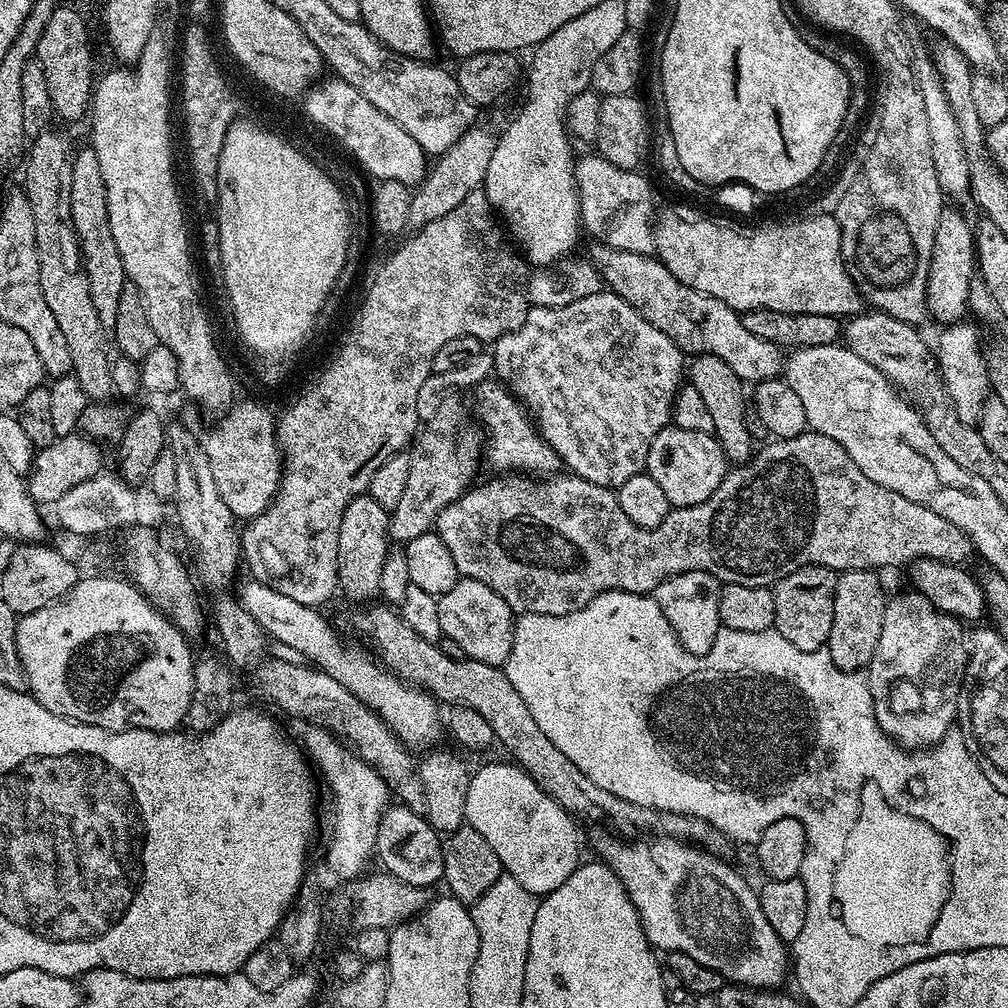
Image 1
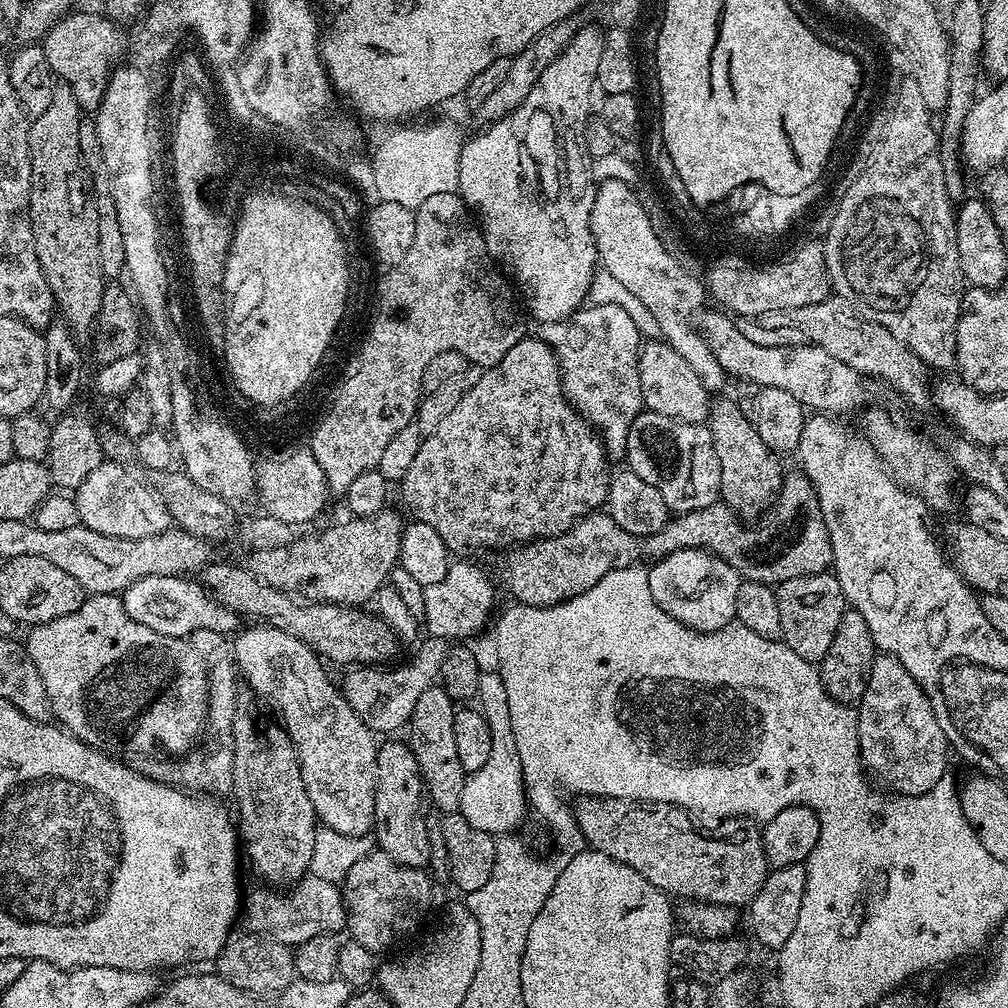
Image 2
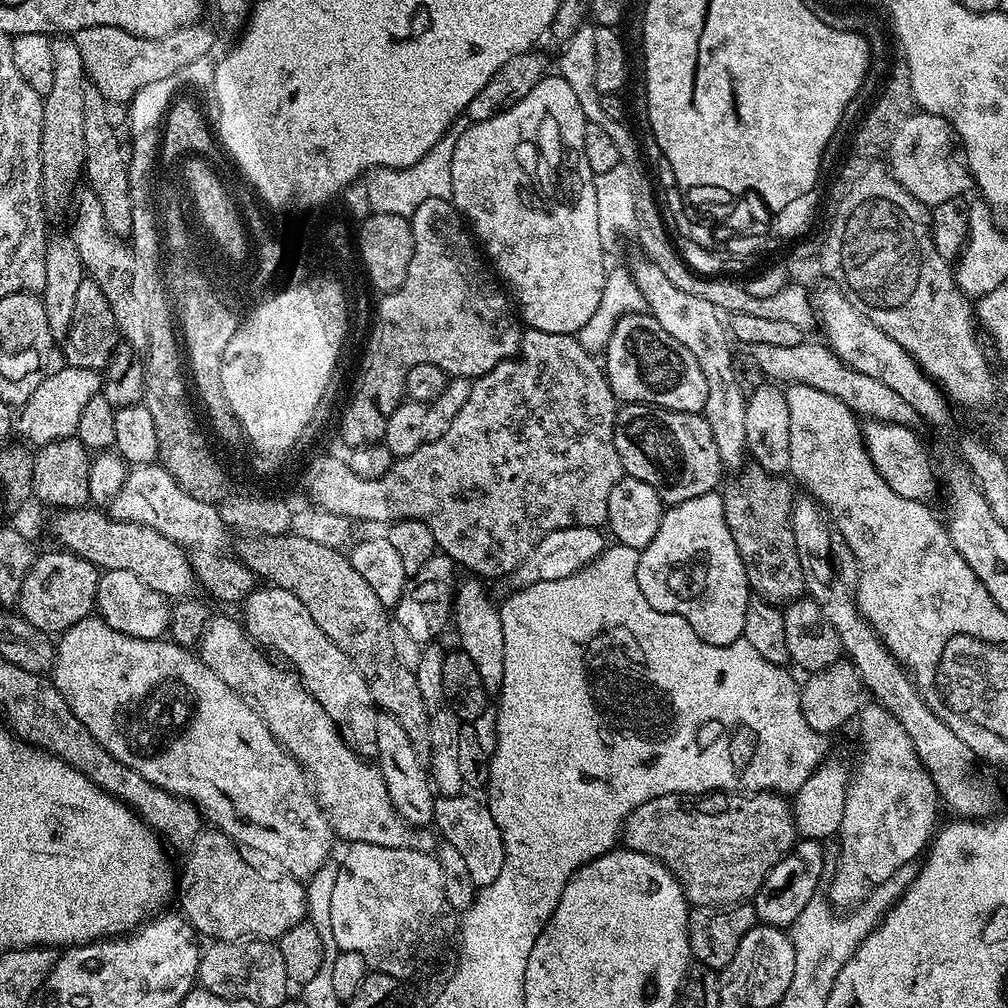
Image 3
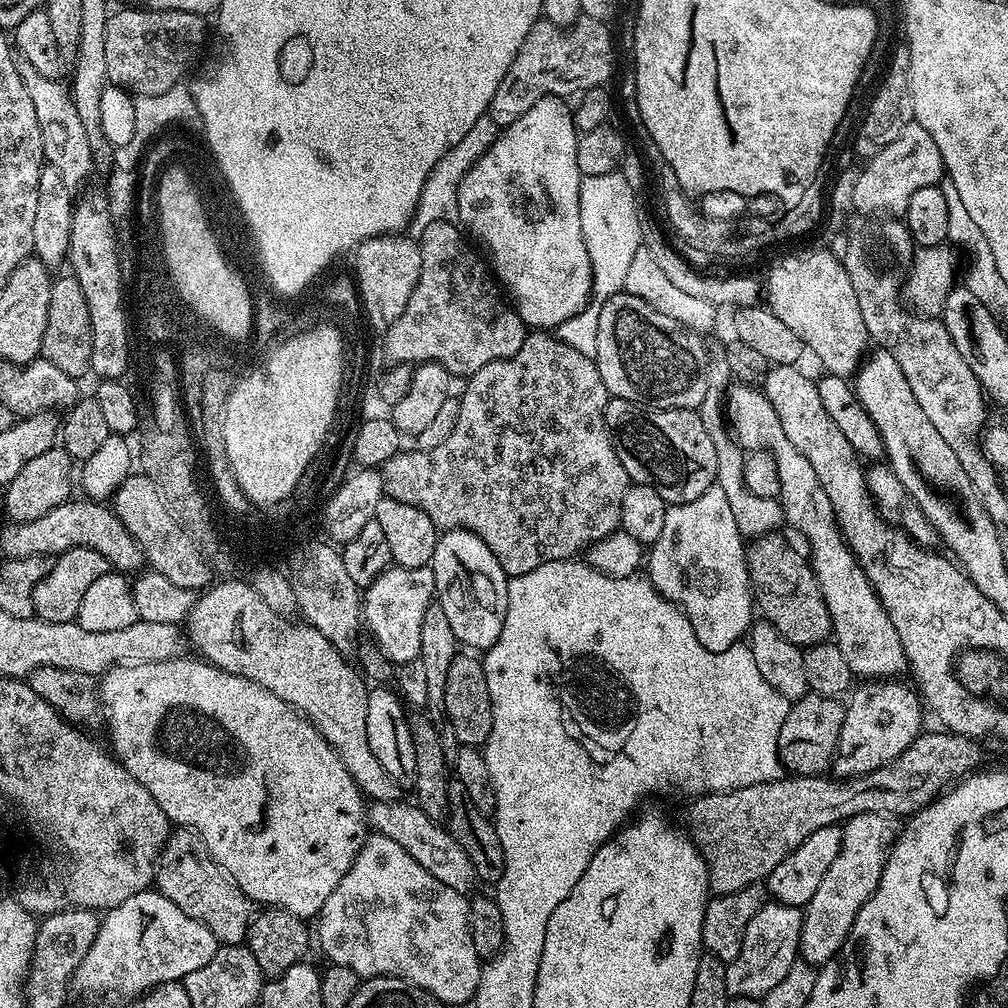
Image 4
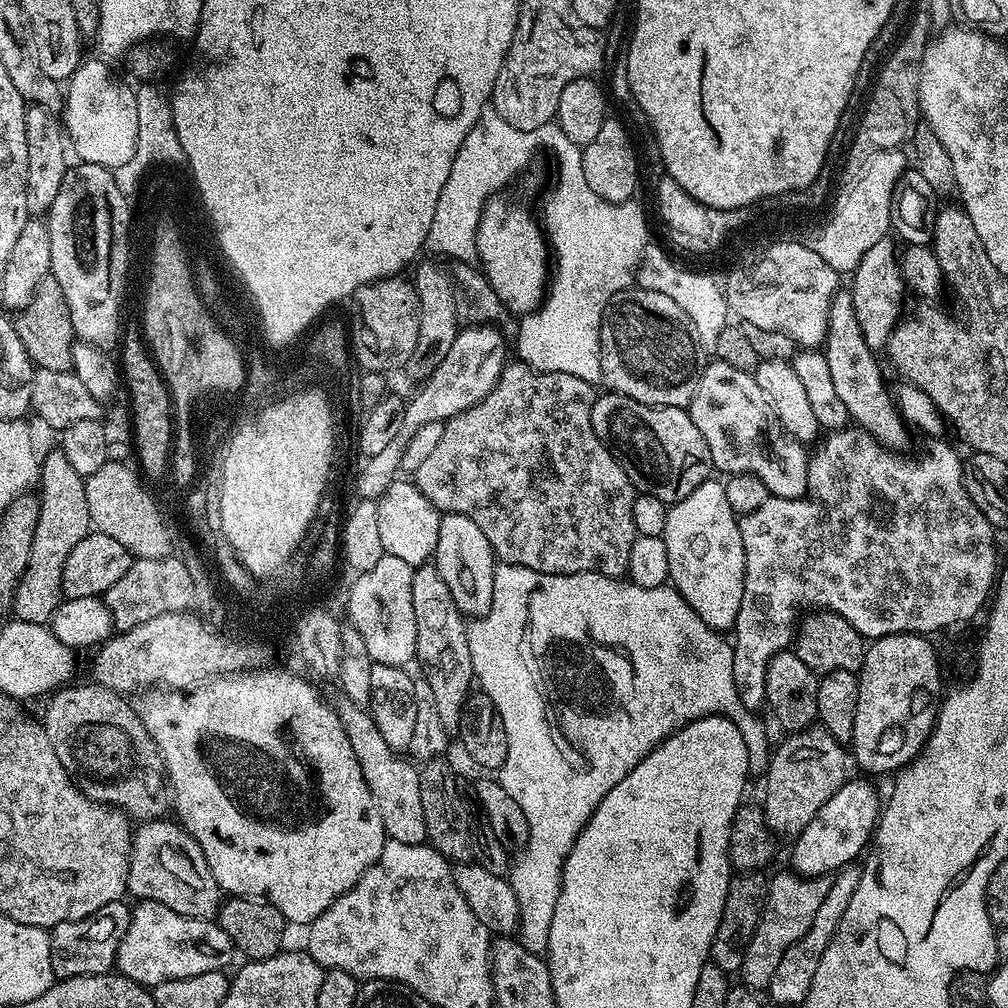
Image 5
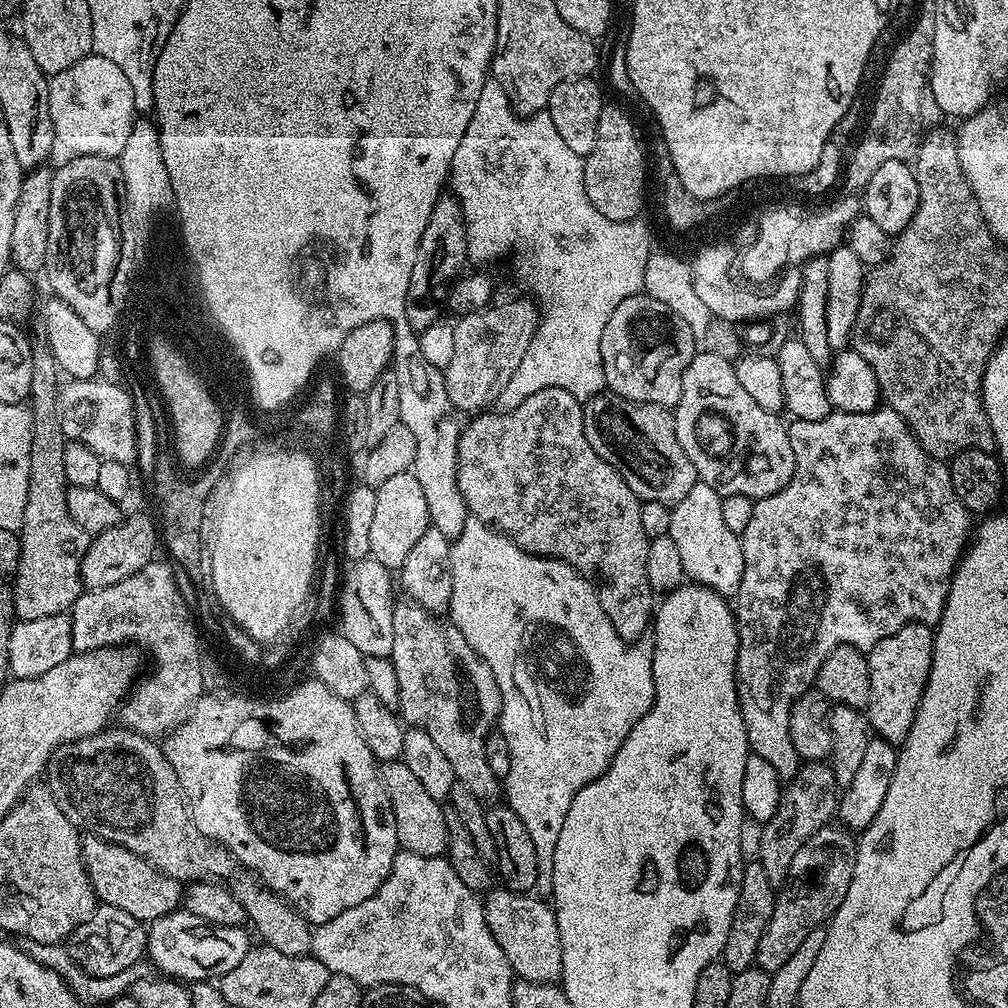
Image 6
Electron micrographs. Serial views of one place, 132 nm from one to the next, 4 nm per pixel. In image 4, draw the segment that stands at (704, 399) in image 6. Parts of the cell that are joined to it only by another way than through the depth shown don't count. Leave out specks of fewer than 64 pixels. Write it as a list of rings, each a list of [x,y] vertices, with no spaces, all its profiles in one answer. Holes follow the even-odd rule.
[[[736,382],[726,393],[726,420],[741,448],[748,452],[766,452],[774,458],[780,483],[778,499],[784,509],[784,520],[808,539],[812,572],[818,578],[826,610],[830,610],[831,639],[841,651],[846,666],[860,678],[899,677],[900,671],[908,668],[902,638],[898,638],[894,622],[890,622],[872,583],[860,567],[860,561],[844,540],[830,506],[830,498],[826,498],[826,490],[822,490],[822,482],[818,482],[818,474],[814,474],[810,462],[806,462],[790,438],[786,438],[782,422],[778,422],[778,414],[774,414],[774,406],[770,406],[759,387]]]

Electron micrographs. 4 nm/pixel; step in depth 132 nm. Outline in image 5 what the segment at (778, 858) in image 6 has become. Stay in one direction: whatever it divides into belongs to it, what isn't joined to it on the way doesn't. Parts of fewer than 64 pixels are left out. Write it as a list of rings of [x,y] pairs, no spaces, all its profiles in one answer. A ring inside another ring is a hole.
[[[821,726],[803,728],[802,731],[785,735],[783,738],[785,740],[777,748],[775,745],[768,762],[768,785],[764,788],[762,811],[772,833],[780,838],[795,838],[802,834],[802,830],[806,830],[810,818],[814,818],[814,814],[818,814],[818,810],[822,810],[826,801],[850,778],[851,772],[848,771],[854,768],[854,761],[849,749]]]

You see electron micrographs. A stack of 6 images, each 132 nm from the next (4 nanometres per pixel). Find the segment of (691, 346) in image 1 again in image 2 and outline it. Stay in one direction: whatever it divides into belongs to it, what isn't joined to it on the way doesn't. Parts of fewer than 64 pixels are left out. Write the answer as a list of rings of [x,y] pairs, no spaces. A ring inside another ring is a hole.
[[[705,311],[699,317],[698,331],[704,335],[704,341],[710,350],[714,350],[714,358],[718,358],[729,377],[734,376],[737,381],[749,380],[760,388],[786,390],[786,394],[794,394],[805,409],[816,414],[852,412],[855,408],[863,409],[869,403],[867,400],[872,396],[873,381],[846,366],[846,362],[830,358],[822,346],[811,342],[794,346],[758,346],[743,336],[736,320],[727,311],[715,311]]]

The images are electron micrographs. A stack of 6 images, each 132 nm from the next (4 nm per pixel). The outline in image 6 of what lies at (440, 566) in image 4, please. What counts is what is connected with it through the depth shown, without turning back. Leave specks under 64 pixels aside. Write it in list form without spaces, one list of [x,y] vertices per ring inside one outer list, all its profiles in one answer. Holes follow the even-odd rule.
[[[443,371],[432,380],[419,380],[411,389],[412,405],[400,414],[400,422],[414,434],[414,462],[410,471],[418,478],[419,485],[426,492],[426,506],[430,510],[431,527],[442,530],[448,540],[455,540],[466,526],[470,513],[462,494],[456,485],[456,455],[462,431],[461,417],[446,394]]]

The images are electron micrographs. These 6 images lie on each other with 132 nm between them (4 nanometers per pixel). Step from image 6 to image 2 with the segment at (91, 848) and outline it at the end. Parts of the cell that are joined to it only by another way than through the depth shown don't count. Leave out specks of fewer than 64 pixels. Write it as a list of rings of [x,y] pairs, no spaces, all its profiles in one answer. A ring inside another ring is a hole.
[[[311,874],[301,878],[291,890],[277,890],[272,886],[256,888],[252,893],[247,893],[242,904],[242,924],[249,933],[267,936],[269,940],[277,940],[289,946],[295,946],[302,942],[310,942],[310,938],[318,938],[325,934],[340,934],[345,931],[348,919],[348,909],[345,897],[342,895],[340,884],[326,882],[326,878],[318,878]]]

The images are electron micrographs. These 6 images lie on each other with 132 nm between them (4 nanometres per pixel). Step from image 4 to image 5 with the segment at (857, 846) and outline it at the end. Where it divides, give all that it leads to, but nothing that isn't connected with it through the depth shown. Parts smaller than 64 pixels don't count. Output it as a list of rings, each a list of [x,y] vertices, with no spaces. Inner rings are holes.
[[[856,866],[841,868],[835,873],[830,894],[826,894],[822,906],[818,906],[818,914],[814,914],[814,922],[810,922],[810,930],[786,954],[782,954],[782,962],[778,962],[778,970],[774,970],[774,978],[770,978],[766,992],[772,995],[776,1004],[792,1004],[798,1006],[810,994],[810,982],[814,982],[814,974],[818,970],[818,962],[822,962],[822,954],[826,954],[826,946],[834,938],[838,926],[842,922],[842,914],[846,914],[846,906],[850,906],[850,898],[854,898],[854,890],[858,890],[861,869]]]

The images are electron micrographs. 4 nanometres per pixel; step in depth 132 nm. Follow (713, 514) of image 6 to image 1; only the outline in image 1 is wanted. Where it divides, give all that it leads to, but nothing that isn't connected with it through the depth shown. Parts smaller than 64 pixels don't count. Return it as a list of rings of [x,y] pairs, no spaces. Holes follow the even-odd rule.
[[[687,572],[662,582],[656,588],[654,595],[666,622],[670,622],[678,642],[690,654],[705,656],[716,645],[722,627],[718,614],[721,587],[720,581],[710,574]]]

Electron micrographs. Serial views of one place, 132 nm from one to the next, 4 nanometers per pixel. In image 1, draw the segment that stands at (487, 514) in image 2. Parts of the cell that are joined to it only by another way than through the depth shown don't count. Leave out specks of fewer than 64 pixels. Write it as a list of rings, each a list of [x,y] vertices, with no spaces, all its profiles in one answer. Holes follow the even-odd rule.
[[[489,378],[484,383],[476,385],[474,395],[476,395],[476,412],[480,415],[479,427],[486,433],[486,460],[500,471],[497,473],[508,474],[513,468],[516,471],[513,473],[516,474],[547,478],[561,471],[560,455],[540,436],[540,430],[536,427],[528,409],[503,383]]]

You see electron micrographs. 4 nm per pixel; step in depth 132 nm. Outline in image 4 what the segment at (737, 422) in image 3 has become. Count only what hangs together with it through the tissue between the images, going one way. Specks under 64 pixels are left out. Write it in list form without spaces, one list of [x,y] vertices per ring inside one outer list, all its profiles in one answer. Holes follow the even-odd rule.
[[[713,351],[706,370],[706,398],[700,404],[698,411],[706,426],[706,434],[710,434],[710,442],[714,442],[714,454],[718,458],[715,484],[722,486],[722,491],[726,494],[730,511],[734,514],[734,522],[738,525],[740,535],[745,538],[767,536],[779,529],[776,527],[782,524],[784,520],[784,509],[781,508],[779,499],[758,498],[758,494],[750,494],[750,490],[744,488],[742,466],[746,452],[736,443],[731,431],[726,427],[726,393],[733,380],[723,351]]]

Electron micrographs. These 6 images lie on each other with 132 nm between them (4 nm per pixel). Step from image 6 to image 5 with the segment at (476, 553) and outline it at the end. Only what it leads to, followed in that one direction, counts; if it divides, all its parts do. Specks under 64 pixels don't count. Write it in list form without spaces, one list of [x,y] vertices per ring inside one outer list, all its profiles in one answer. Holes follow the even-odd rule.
[[[497,563],[496,573],[494,574],[494,598],[490,610],[485,616],[475,617],[468,624],[468,641],[470,642],[470,662],[472,663],[473,677],[480,680],[479,691],[487,696],[489,702],[495,705],[498,724],[504,728],[506,736],[506,760],[505,764],[498,771],[500,785],[522,806],[522,814],[526,814],[528,823],[528,845],[511,861],[510,879],[514,898],[518,898],[518,910],[520,911],[520,926],[518,929],[518,939],[524,944],[526,950],[537,954],[547,953],[548,943],[550,942],[550,922],[554,918],[554,906],[558,906],[558,894],[560,893],[560,883],[562,882],[562,870],[578,834],[586,826],[586,822],[592,816],[592,811],[668,736],[673,736],[680,728],[685,728],[690,722],[700,720],[703,716],[727,716],[742,730],[742,742],[746,742],[748,751],[748,767],[753,773],[763,773],[768,767],[770,759],[770,744],[768,748],[768,732],[764,729],[764,724],[759,720],[755,711],[749,710],[740,703],[740,691],[736,689],[734,682],[734,648],[731,643],[724,641],[725,637],[713,628],[708,628],[702,618],[682,598],[682,594],[677,588],[668,584],[662,586],[638,586],[624,578],[613,578],[603,576],[600,572],[579,572],[563,576],[562,574],[546,574],[538,570],[523,568],[517,564]],[[552,644],[576,644],[576,648],[552,648]],[[548,672],[548,680],[556,680],[552,688],[560,688],[556,696],[524,696],[528,688],[524,688],[524,680],[540,680]]]

